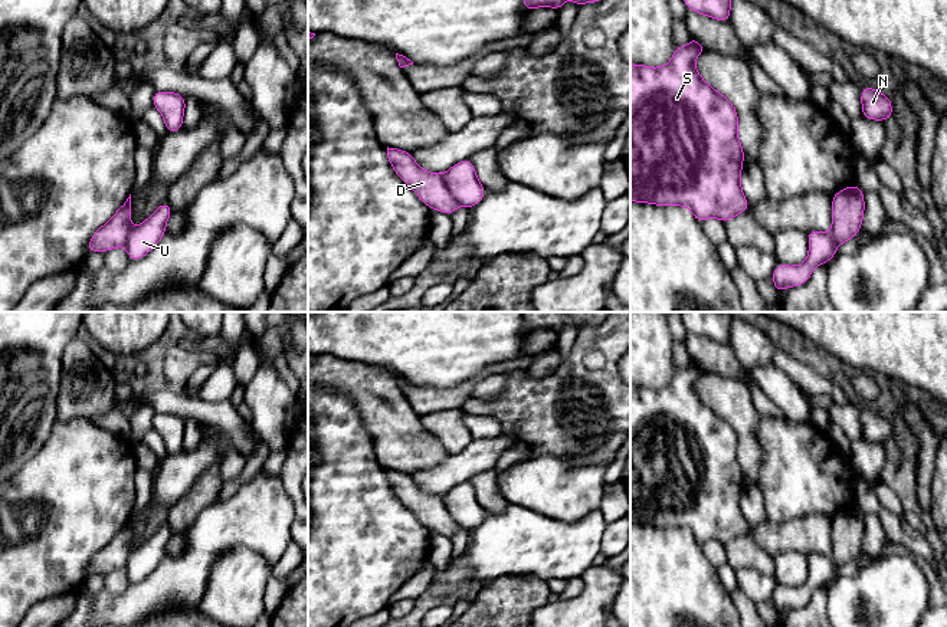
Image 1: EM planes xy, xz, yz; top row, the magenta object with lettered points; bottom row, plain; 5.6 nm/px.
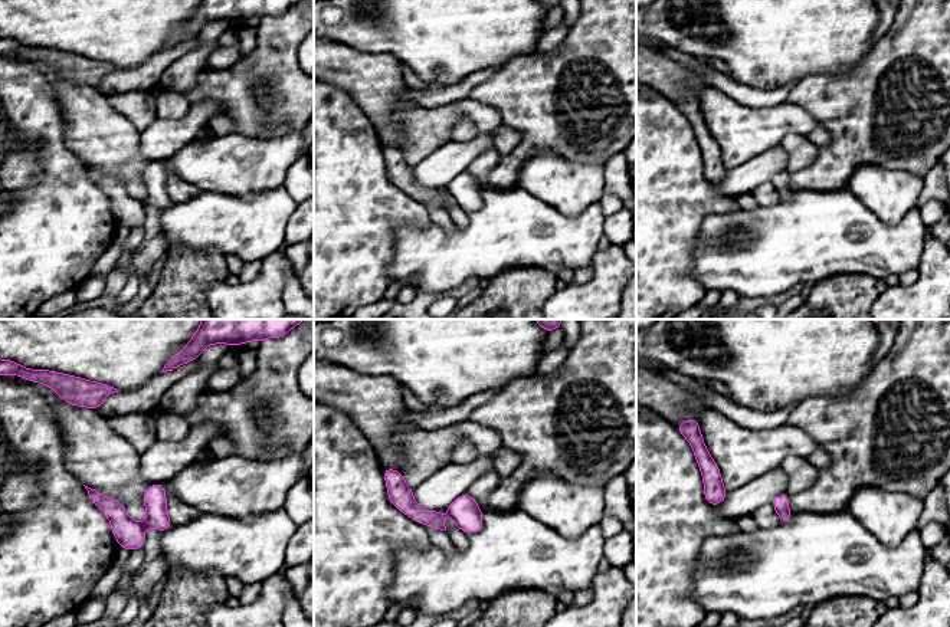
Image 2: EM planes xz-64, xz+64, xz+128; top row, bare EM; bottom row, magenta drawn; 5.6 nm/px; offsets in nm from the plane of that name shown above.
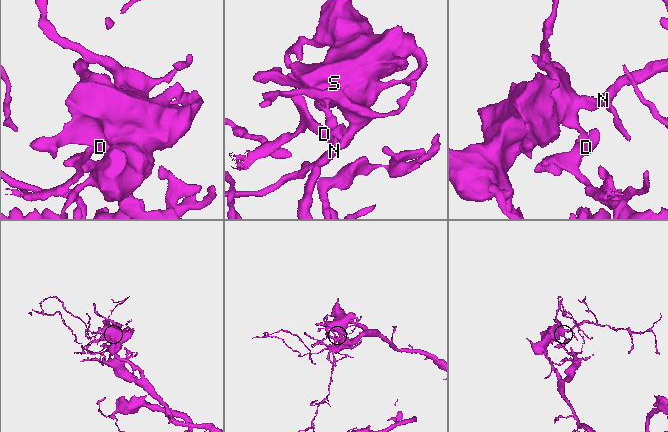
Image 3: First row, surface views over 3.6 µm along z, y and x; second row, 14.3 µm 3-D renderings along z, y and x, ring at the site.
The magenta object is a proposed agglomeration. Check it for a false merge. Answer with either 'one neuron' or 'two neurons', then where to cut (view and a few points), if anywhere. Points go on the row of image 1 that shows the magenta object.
two neurons; cut xz (442, 174), (445, 187), (459, 204)

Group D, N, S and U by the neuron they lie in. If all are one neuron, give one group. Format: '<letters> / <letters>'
D / N S U

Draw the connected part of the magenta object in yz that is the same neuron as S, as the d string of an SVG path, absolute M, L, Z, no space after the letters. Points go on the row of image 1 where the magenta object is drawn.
M691 36L687 46L675 46L669 63L661 68L630 63L630 201L649 203L655 206L684 206L688 207L698 223L715 217L727 223L734 216L748 210L747 198L741 190L741 168L744 163L743 145L738 139L738 114L734 105L720 92L717 92L695 69L695 59L707 50L697 39Z

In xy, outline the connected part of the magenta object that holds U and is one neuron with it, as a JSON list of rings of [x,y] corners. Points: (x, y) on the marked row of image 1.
[[[164,201],[148,219],[131,230],[125,243],[130,260],[140,260],[158,244],[167,233],[166,224],[171,213],[171,207]]]

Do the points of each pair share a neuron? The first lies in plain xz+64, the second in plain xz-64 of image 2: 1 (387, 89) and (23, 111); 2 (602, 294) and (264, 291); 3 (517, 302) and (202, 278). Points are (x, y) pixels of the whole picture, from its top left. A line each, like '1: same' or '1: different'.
1: different
2: same
3: same

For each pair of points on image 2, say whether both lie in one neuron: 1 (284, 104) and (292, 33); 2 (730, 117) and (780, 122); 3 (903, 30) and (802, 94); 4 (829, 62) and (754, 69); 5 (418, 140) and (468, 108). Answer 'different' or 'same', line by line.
1: same
2: same
3: same
4: same
5: same

